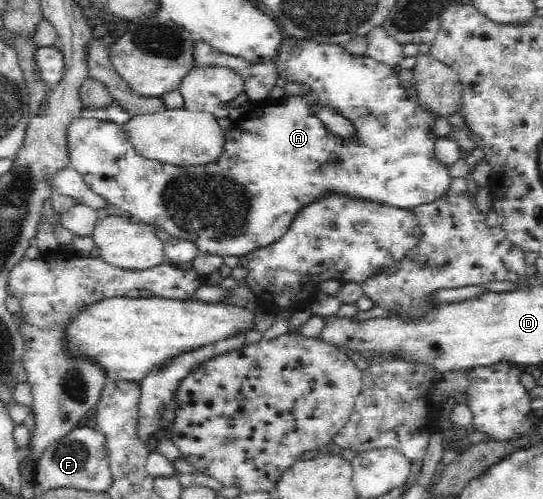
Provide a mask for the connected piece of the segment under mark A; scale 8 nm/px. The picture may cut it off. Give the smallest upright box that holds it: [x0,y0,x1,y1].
[66,36,451,257]

